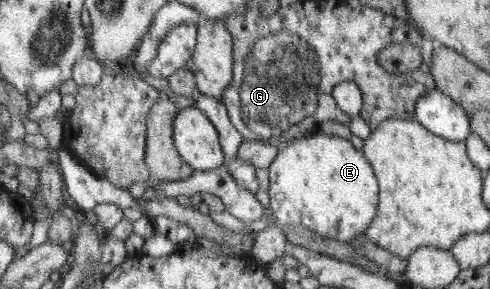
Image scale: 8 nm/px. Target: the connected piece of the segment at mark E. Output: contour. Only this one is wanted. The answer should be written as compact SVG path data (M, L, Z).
M323 130L291 140L270 168L271 209L278 223L302 225L323 237L350 243L368 231L380 206L380 182L363 151Z

